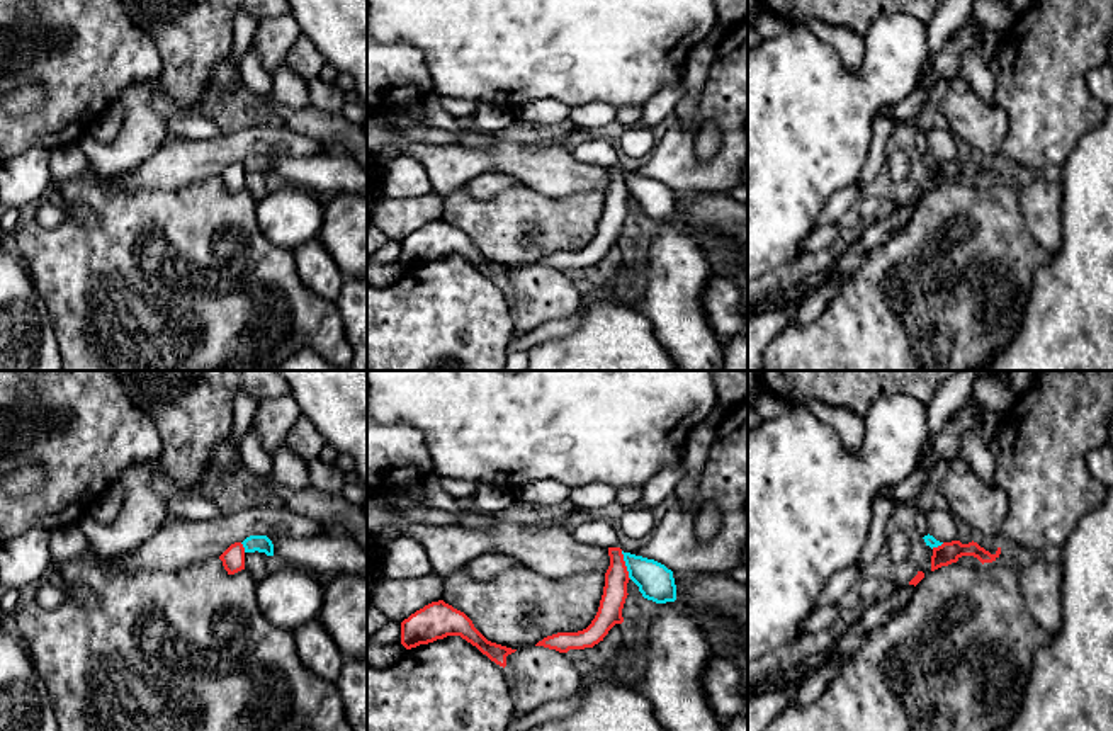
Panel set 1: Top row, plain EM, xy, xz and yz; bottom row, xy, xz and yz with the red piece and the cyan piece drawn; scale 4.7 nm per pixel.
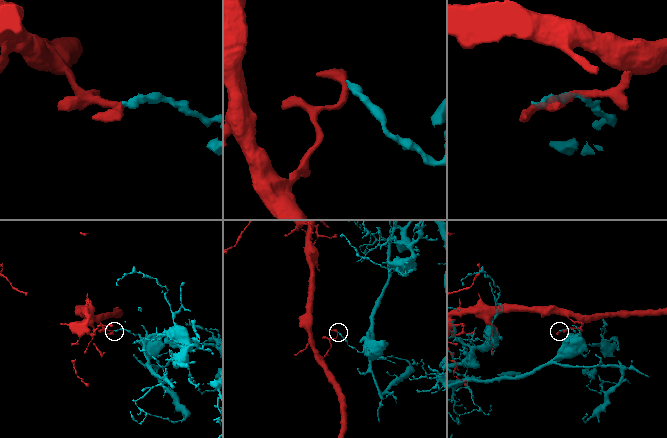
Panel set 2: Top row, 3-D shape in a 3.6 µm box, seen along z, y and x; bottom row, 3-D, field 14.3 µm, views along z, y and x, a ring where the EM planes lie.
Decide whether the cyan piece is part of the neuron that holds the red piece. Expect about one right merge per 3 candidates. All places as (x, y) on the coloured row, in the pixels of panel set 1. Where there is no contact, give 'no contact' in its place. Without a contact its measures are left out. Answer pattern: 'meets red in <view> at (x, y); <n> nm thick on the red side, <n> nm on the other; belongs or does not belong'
meets red in xz at (624, 565); 120 nm thick on the red side, 170 nm on the other; does not belong

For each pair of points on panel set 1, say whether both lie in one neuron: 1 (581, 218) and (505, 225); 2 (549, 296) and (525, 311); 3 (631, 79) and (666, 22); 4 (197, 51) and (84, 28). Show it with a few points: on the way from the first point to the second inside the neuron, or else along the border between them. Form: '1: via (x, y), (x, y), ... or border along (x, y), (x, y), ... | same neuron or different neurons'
1: via (563, 218), (524, 218) | same neuron
2: via (544, 296), (531, 306) | same neuron
3: via (631, 65), (632, 56), (653, 36) | same neuron
4: border along (129, 17), (160, 56), (162, 72), (153, 82) | different neurons

